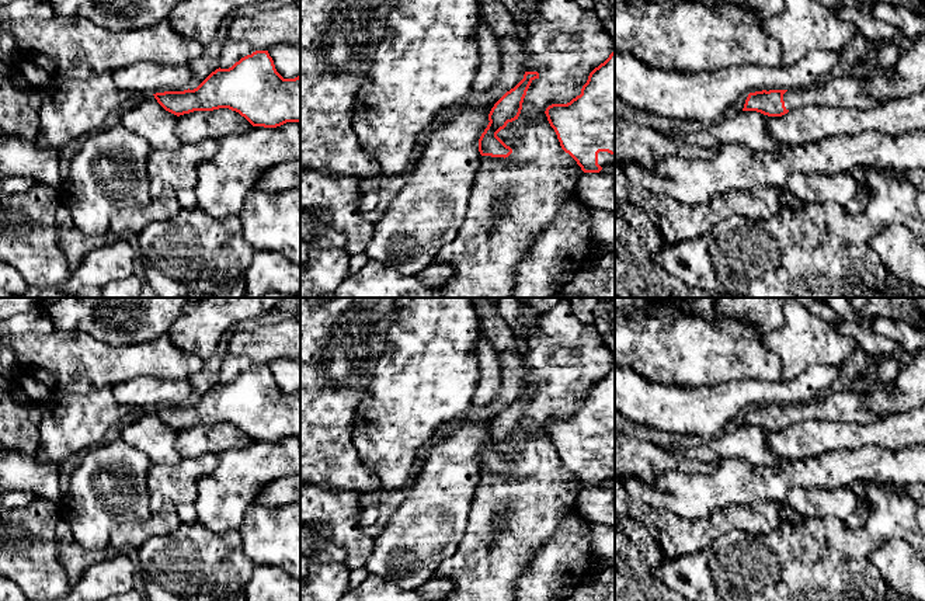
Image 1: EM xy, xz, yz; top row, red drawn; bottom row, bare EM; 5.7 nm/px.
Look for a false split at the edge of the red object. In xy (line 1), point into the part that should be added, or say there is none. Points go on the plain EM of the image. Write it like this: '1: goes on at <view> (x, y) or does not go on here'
1: does not go on here

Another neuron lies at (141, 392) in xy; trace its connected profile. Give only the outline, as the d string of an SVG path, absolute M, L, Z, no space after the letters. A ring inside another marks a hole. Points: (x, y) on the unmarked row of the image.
M150 375L135 376L112 388L115 399L133 410L189 403L192 388L188 379L168 381Z

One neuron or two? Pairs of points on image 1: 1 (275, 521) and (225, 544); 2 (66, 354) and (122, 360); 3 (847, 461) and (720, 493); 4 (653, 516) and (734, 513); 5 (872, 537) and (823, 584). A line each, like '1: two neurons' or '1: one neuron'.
1: two neurons
2: one neuron
3: one neuron
4: one neuron
5: one neuron

